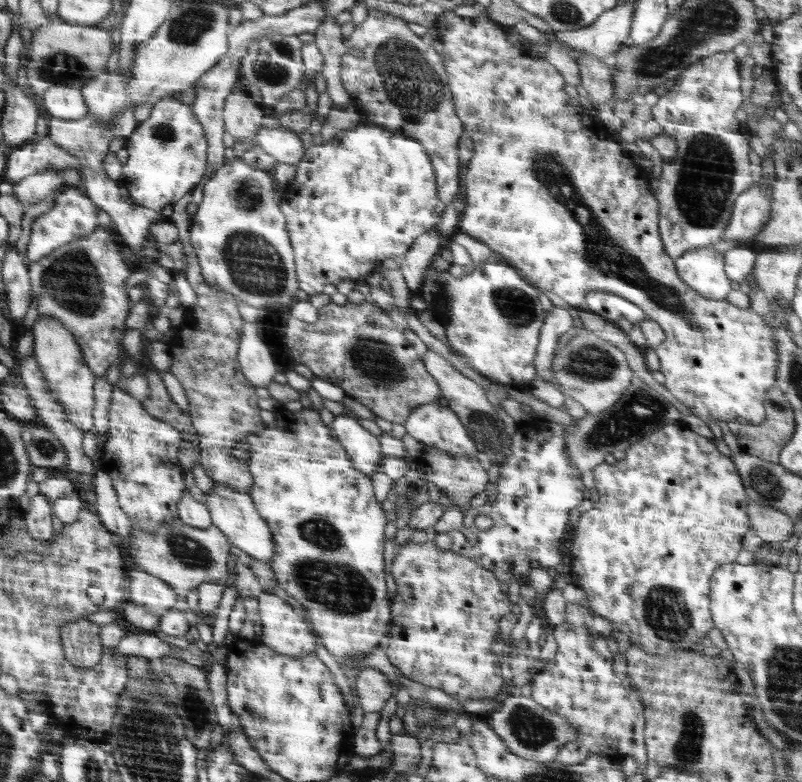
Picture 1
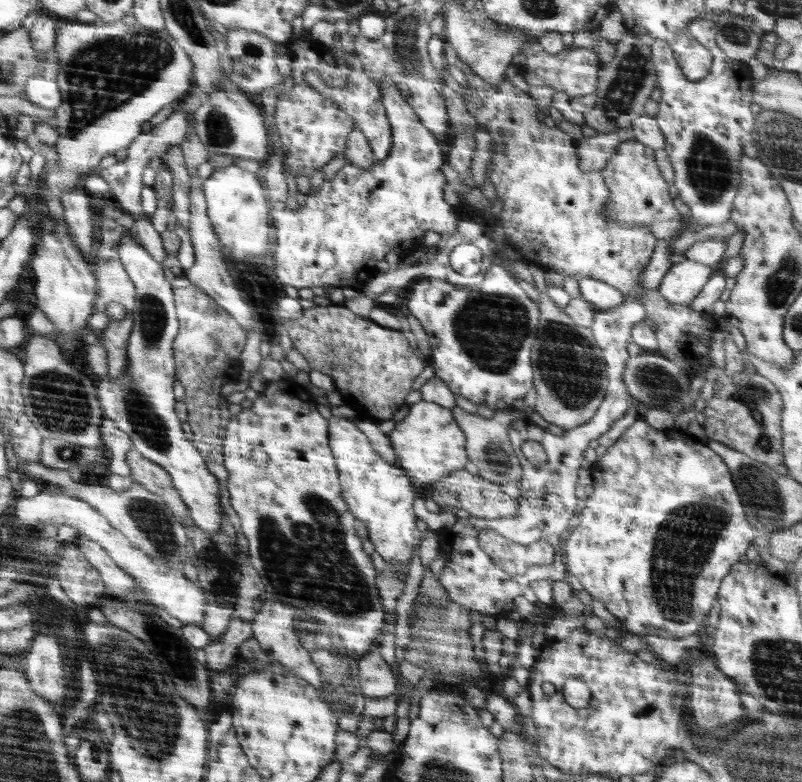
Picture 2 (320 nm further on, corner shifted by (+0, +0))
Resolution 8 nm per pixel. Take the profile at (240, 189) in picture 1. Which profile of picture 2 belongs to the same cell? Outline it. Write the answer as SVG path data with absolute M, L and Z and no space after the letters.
M229 165L215 171L209 178L203 181L203 191L205 194L207 213L216 231L219 241L230 253L233 260L242 260L246 256L265 257L268 253L268 200L264 196L264 188L260 180L252 172L242 172L237 165Z

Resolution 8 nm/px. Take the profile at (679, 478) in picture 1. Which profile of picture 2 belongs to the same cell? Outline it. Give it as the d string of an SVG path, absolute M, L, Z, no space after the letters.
M640 417L612 446L607 448L605 455L597 458L596 464L592 466L592 480L594 480L594 492L584 501L584 508L578 511L580 524L567 533L568 540L565 542L564 552L566 570L578 578L584 590L593 599L602 602L606 610L619 620L623 627L621 630L643 637L654 635L656 630L664 630L677 637L700 633L717 598L721 580L730 572L731 566L740 560L740 556L746 554L746 550L758 536L757 530L747 521L728 465L722 457L708 448L705 442L695 441L690 437L690 433L676 428L656 430Z

